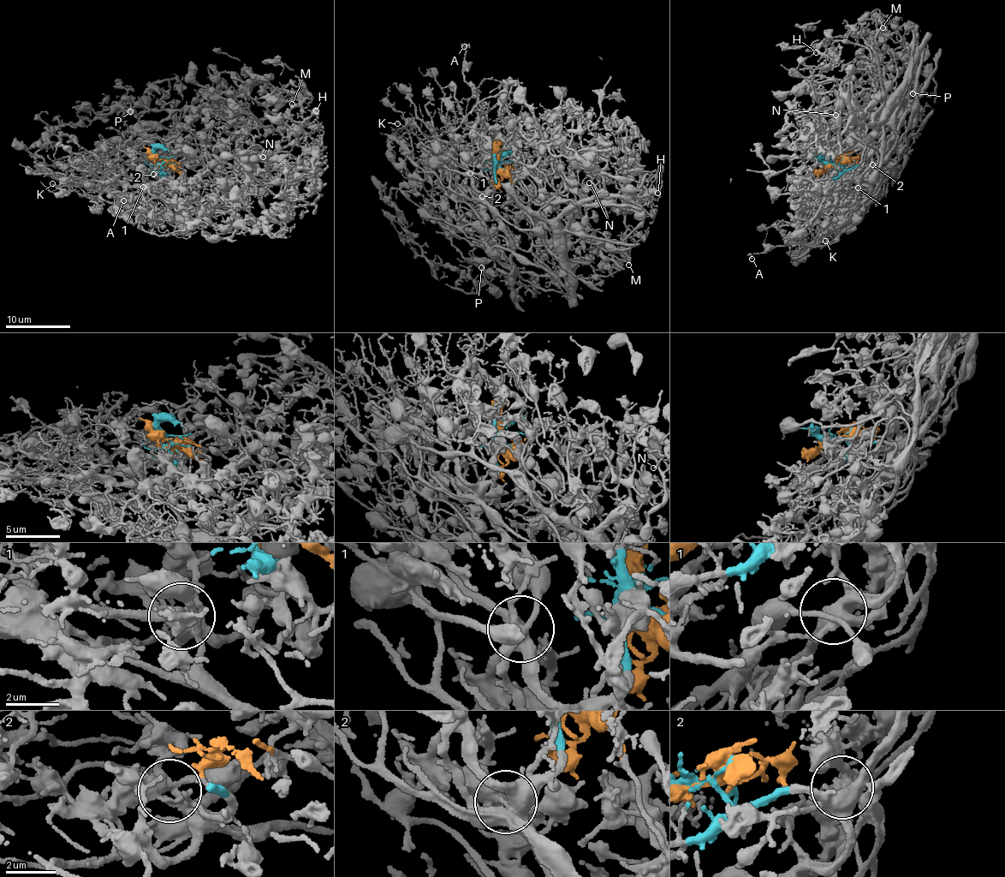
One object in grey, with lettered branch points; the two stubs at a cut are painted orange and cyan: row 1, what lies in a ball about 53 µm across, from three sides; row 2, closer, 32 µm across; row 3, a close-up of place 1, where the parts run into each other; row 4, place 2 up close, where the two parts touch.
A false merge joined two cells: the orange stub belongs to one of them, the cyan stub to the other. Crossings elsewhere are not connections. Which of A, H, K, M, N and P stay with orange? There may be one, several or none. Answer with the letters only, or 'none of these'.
H, M, N, P

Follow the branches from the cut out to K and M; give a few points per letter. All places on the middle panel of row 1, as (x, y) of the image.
K: (499, 164), (496, 187), (480, 192), (471, 173), (443, 146), (397, 124)
M: (499, 164), (535, 228), (565, 228), (574, 220), (572, 229), (578, 235), (619, 251), (628, 265)

